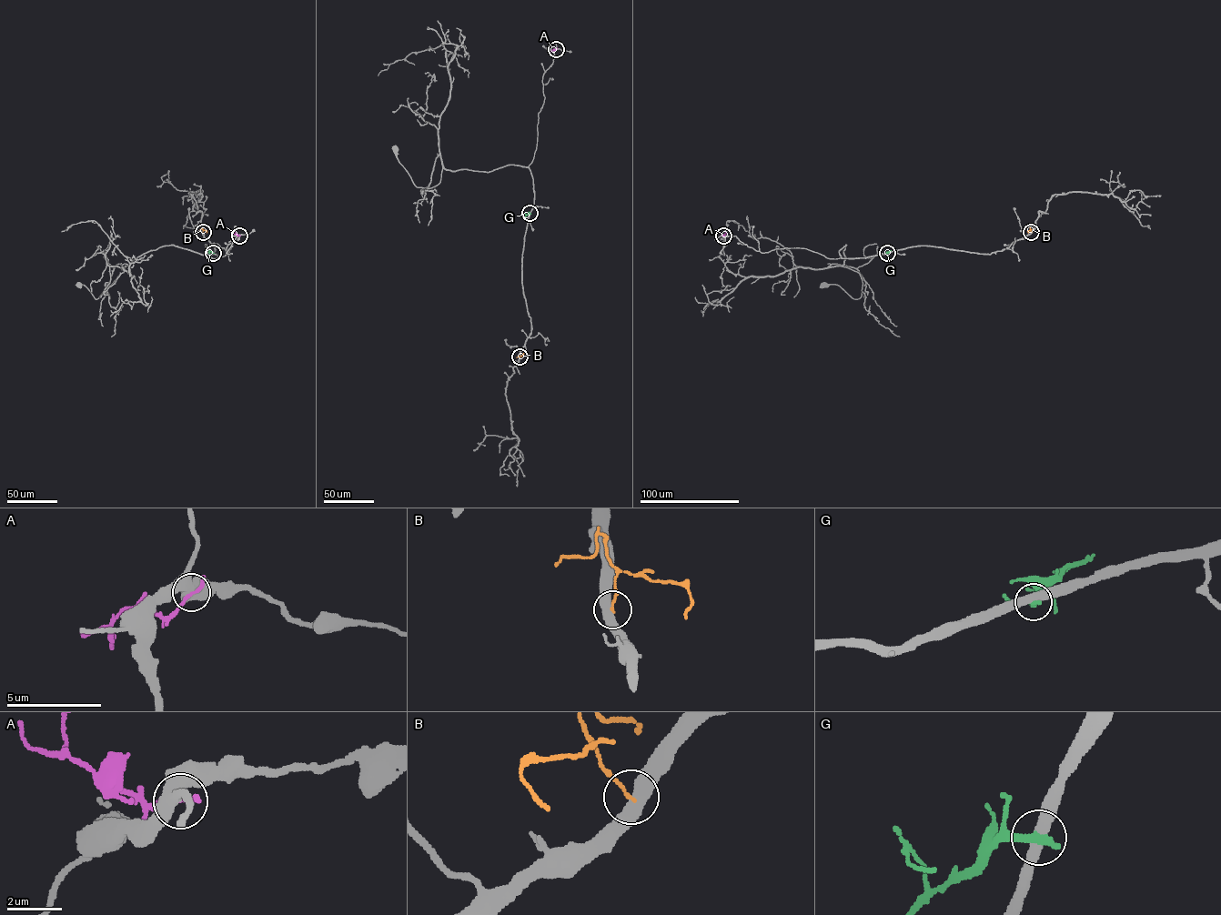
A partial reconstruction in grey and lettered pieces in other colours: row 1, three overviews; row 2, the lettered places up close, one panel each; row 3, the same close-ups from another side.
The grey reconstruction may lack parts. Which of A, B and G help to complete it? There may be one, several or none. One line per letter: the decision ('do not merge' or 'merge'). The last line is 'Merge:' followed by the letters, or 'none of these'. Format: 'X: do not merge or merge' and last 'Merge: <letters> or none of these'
A: do not merge
B: do not merge
G: do not merge
Merge: none of these

